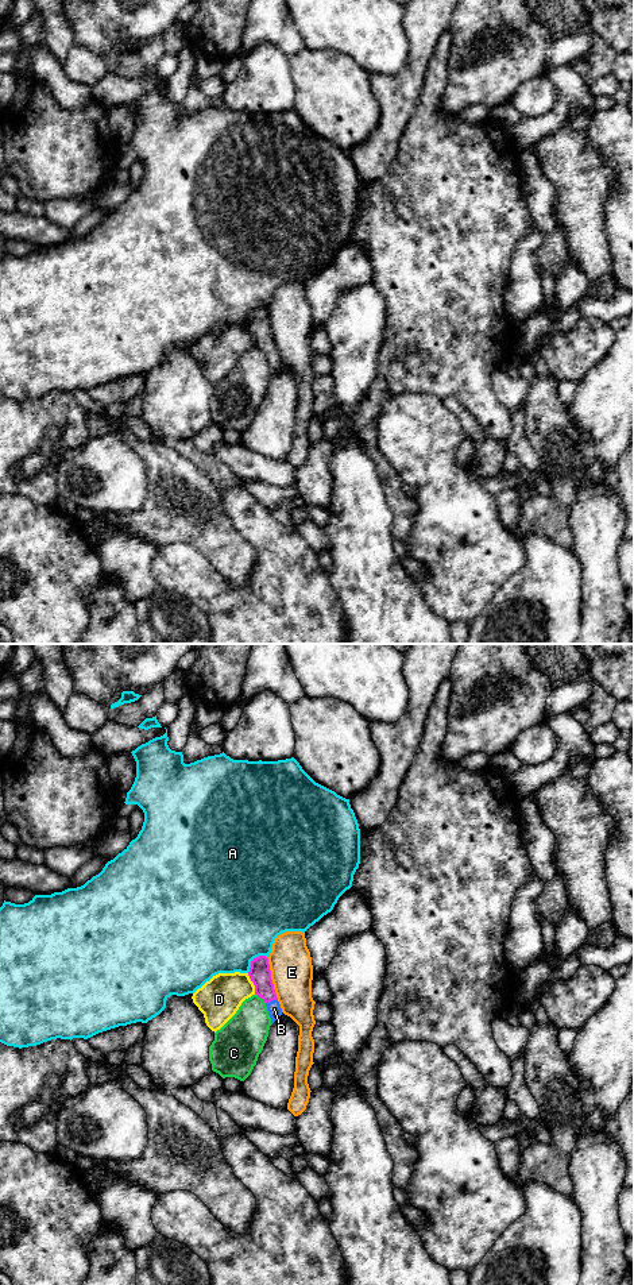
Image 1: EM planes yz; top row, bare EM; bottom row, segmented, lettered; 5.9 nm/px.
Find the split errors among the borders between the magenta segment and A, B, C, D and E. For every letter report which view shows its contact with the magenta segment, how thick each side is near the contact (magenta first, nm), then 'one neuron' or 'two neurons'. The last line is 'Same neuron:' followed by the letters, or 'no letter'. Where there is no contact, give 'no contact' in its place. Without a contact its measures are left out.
A: meets magenta in yz; 130 nm thick on the magenta side, 500 nm on the other; two neurons
B: meets magenta in yz; 130 nm thick on the magenta side, 80 nm on the other; one neuron
C: meets magenta in yz; 130 nm thick on the magenta side, 260 nm on the other; two neurons
D: meets magenta in yz; 130 nm thick on the magenta side, 260 nm on the other; two neurons
E: meets magenta in yz; 130 nm thick on the magenta side, 260 nm on the other; two neurons
Same neuron: B

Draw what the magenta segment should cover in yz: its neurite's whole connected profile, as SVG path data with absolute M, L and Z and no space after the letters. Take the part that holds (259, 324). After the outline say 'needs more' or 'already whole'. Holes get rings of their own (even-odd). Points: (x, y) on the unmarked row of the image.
M266 308L254 310L248 328L255 337L255 346L266 355L271 375L274 375L282 367L282 360L271 332L268 310Z; needs more

